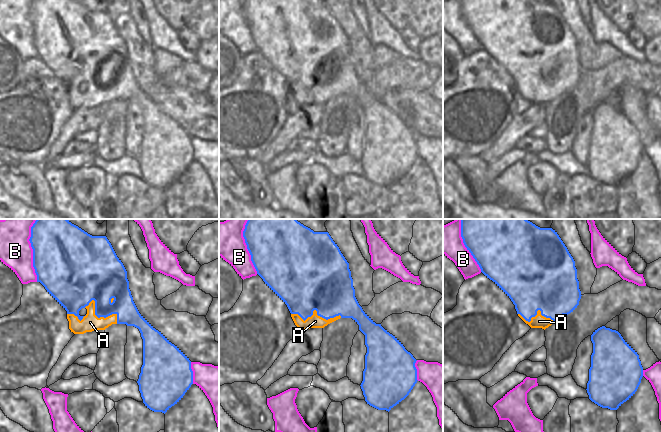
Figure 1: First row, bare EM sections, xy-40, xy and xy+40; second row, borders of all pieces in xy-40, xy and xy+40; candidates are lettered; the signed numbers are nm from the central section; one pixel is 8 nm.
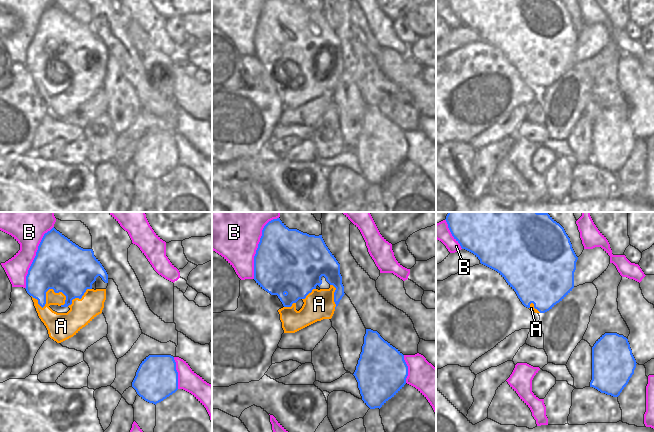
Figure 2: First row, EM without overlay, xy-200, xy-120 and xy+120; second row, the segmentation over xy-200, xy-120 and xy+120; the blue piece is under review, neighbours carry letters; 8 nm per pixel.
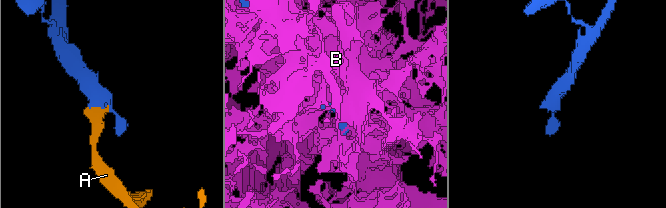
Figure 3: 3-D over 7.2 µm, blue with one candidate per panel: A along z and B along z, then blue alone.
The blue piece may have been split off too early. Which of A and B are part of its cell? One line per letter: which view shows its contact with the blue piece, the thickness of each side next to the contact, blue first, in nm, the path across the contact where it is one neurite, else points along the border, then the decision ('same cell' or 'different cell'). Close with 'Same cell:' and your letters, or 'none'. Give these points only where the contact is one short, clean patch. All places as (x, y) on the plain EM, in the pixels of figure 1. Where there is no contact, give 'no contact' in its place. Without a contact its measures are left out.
A: meets blue in xy; 500 nm thick on the blue side, 110 nm on the other; same cell
B: meets blue in xy-40; 500 nm thick on the blue side, 260 nm on the other; different cell
Same cell: A

